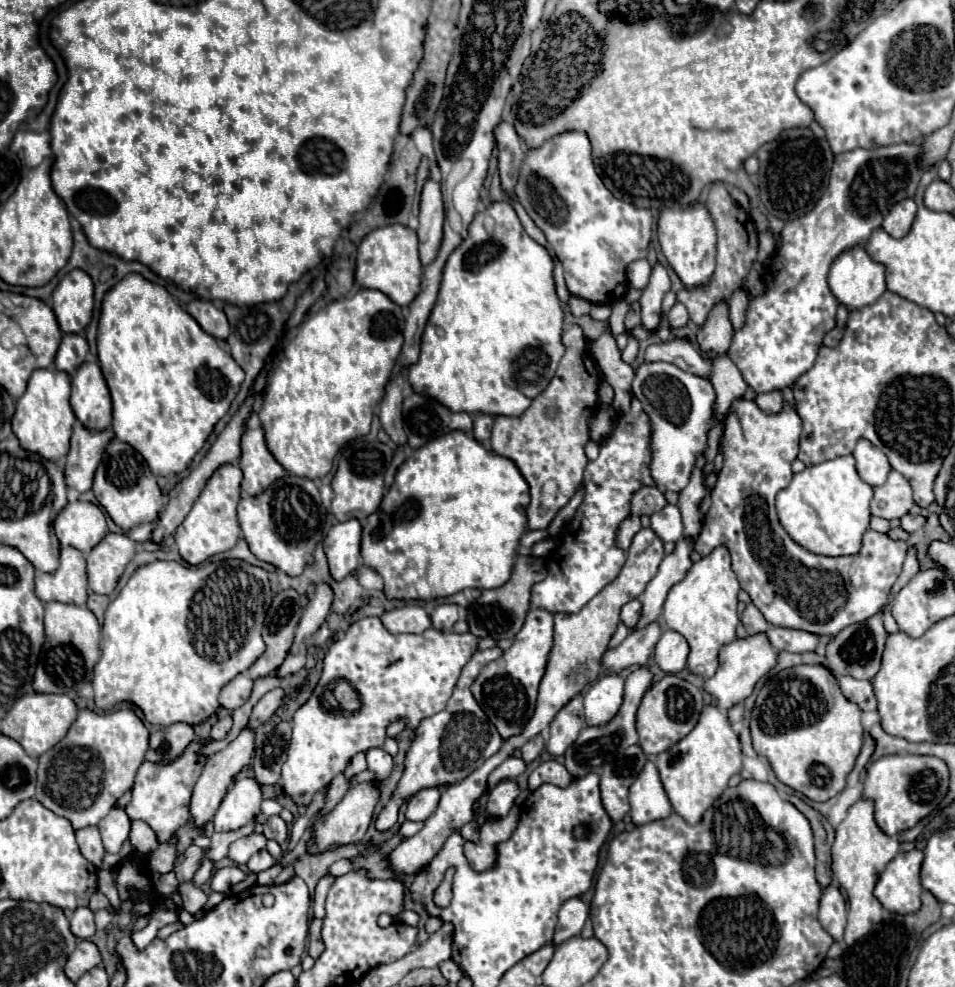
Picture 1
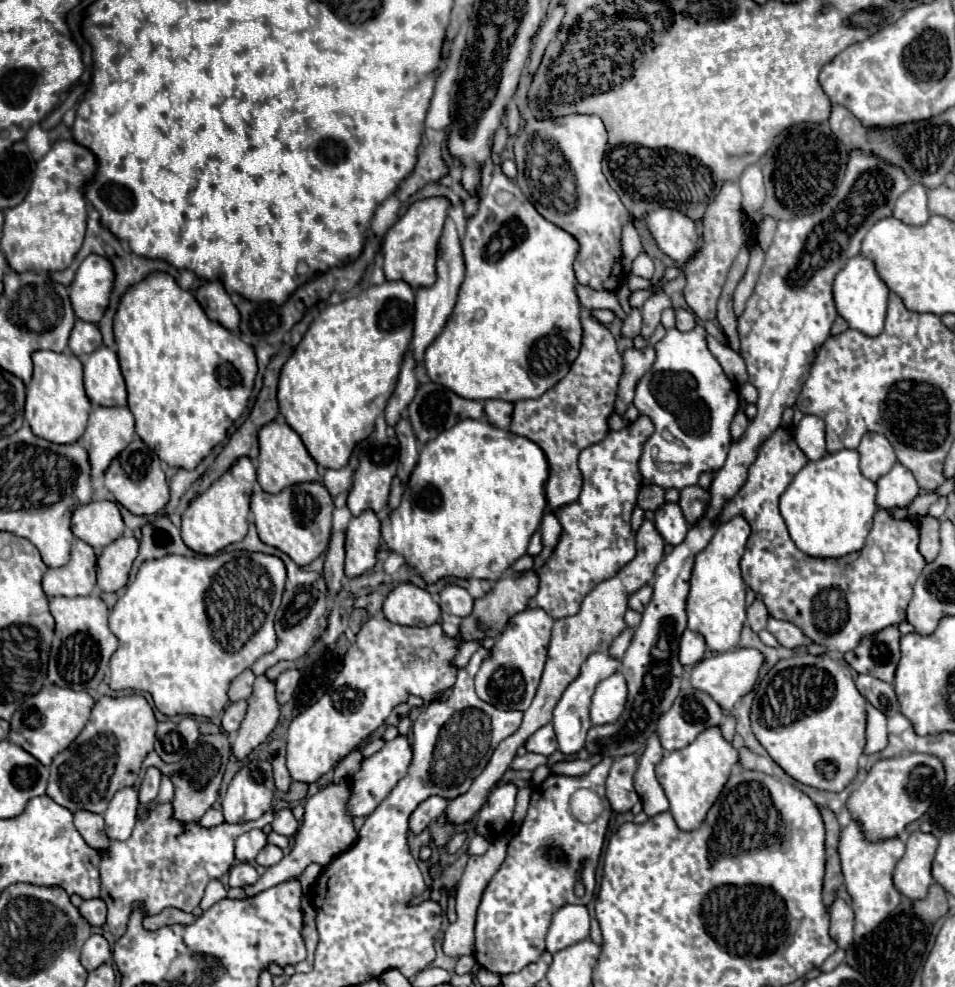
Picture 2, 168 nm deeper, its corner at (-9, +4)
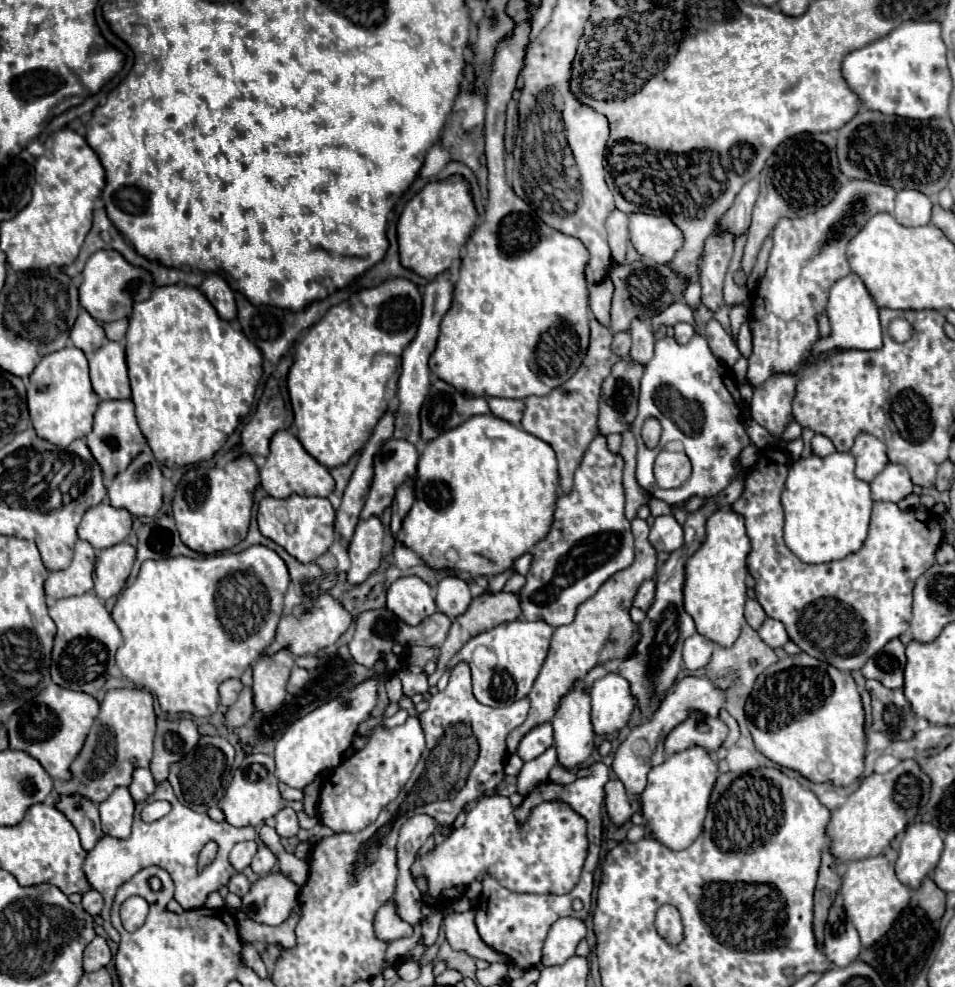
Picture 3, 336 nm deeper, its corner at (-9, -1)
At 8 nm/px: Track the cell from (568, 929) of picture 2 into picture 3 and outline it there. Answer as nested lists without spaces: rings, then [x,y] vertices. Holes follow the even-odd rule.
[[[560,917],[548,931],[544,941],[542,965],[560,965],[574,955],[580,939],[586,937],[586,925],[576,917]]]

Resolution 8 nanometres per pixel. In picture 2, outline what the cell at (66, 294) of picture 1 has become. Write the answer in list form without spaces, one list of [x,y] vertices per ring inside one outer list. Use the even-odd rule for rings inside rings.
[[[90,254],[78,268],[74,282],[70,284],[70,300],[74,312],[82,320],[98,324],[104,316],[110,292],[114,288],[114,268],[106,256]]]

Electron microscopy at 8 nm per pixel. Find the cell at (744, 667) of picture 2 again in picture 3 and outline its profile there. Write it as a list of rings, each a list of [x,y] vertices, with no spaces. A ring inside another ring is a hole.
[[[688,675],[682,681],[678,681],[678,685],[672,689],[672,693],[662,701],[660,709],[654,713],[652,721],[648,721],[644,725],[638,725],[628,735],[628,739],[620,745],[620,749],[618,749],[616,757],[614,757],[612,771],[624,783],[626,791],[630,795],[640,795],[644,791],[648,771],[664,761],[664,739],[666,739],[666,735],[678,723],[682,723],[686,719],[686,715],[688,715],[690,709],[696,709],[696,711],[702,711],[706,715],[718,717],[720,709],[724,707],[724,701],[726,701],[724,689],[720,689],[718,683],[712,677],[706,677],[706,675]]]

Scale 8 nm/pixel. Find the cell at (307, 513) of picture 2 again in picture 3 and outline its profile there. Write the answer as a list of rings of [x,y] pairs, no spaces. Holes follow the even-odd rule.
[[[292,495],[288,499],[264,497],[260,501],[258,513],[256,513],[260,533],[264,537],[272,539],[274,543],[278,543],[280,547],[284,547],[292,557],[296,557],[302,563],[316,561],[336,541],[334,517],[336,517],[336,511],[332,509],[328,499],[324,499],[324,497],[298,497],[298,495]]]

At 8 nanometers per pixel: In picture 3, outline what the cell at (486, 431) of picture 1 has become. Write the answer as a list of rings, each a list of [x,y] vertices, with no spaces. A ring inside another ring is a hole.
[[[490,397],[488,405],[490,405],[490,413],[494,413],[496,417],[502,417],[504,421],[510,421],[512,425],[520,425],[520,419],[524,413],[524,401]]]

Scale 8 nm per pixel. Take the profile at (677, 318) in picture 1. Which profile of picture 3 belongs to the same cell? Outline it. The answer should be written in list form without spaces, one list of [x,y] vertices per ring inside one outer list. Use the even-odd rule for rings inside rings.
[[[676,323],[674,325],[674,337],[676,337],[678,343],[688,343],[694,333],[696,331],[694,331],[694,327],[690,323]]]

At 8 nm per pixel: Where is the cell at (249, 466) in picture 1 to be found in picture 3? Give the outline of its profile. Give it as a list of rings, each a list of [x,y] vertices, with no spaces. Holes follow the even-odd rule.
[[[278,431],[270,439],[270,455],[266,457],[264,467],[260,469],[260,485],[270,497],[276,497],[276,499],[286,499],[292,493],[302,495],[302,497],[304,495],[328,497],[334,489],[334,479],[324,465],[320,465],[312,455],[306,453],[306,449],[290,431]]]

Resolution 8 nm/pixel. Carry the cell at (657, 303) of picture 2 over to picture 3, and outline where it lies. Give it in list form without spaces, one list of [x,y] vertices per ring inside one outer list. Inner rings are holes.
[[[634,319],[632,327],[632,349],[630,349],[630,357],[638,363],[648,363],[652,353],[654,353],[654,335],[652,335],[652,325],[646,319]]]

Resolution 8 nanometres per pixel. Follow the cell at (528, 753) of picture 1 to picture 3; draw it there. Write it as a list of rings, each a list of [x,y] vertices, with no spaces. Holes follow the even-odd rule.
[[[544,723],[534,727],[518,745],[518,755],[522,761],[530,761],[538,755],[542,755],[548,747],[554,745],[554,735],[552,735],[552,725]]]

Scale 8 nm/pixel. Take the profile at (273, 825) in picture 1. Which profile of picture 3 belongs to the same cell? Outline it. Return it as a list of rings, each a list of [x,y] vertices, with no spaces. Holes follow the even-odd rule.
[[[284,807],[282,811],[276,813],[276,833],[280,837],[294,837],[298,833],[298,821],[296,821],[296,811],[290,807]]]

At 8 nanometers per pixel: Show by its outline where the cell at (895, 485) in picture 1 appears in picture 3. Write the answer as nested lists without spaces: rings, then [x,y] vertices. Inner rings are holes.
[[[888,463],[886,469],[870,483],[874,501],[892,501],[898,503],[912,495],[914,485],[910,481],[910,473],[902,465]]]

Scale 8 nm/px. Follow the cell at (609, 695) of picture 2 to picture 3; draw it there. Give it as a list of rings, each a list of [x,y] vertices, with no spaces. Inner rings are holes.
[[[608,673],[592,685],[592,725],[596,735],[612,735],[620,731],[634,711],[634,697],[630,695],[628,681],[618,673]]]

